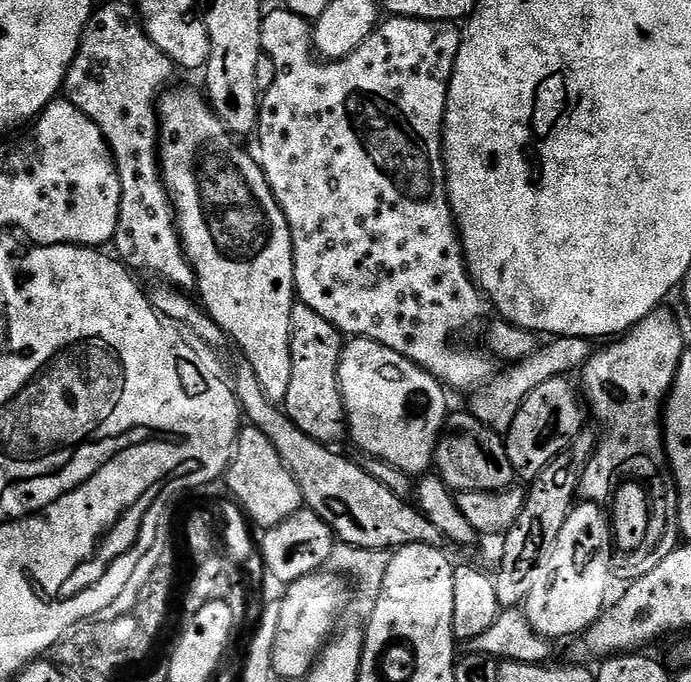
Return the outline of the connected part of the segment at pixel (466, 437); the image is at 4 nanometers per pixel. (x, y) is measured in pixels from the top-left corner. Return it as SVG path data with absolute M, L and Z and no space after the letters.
M471 414L449 415L440 442L436 446L434 468L440 479L456 494L503 492L514 484L510 458L506 458L504 436L482 426L482 422L475 420Z

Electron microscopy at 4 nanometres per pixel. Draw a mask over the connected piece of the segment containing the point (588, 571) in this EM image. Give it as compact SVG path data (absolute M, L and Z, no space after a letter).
M580 502L573 507L572 513L566 518L566 526L562 526L562 534L558 534L554 562L545 565L542 574L535 580L535 587L531 589L529 596L522 603L526 618L530 618L530 626L534 626L534 630L545 636L547 640L561 642L560 640L566 639L567 636L579 637L587 632L588 627L596 623L606 611L606 605L609 603L608 587L612 584L611 554L600 552L589 560L579 560L576 557L576 544L609 543L610 520L605 513L603 516L600 512L603 512L601 505L591 502Z

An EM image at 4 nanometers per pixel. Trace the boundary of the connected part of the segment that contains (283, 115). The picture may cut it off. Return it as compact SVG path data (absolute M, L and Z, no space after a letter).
M287 10L279 11L272 12L269 16L267 13L260 21L260 46L263 55L269 56L274 62L276 77L274 86L270 86L270 90L263 93L260 101L258 163L264 169L264 177L267 178L270 190L280 203L280 209L284 211L284 217L290 226L294 278L299 303L310 306L310 310L322 314L322 318L326 318L326 322L333 324L345 337L378 342L402 354L449 389L457 388L465 394L475 392L492 379L493 357L471 352L468 348L448 348L448 339L455 332L478 323L484 316L484 308L486 309L486 297L477 288L475 280L468 275L468 265L464 263L464 245L460 243L456 218L448 201L448 179L444 169L444 115L448 105L448 87L460 49L461 29L447 20L417 20L410 16L388 18L345 60L321 62L314 55L309 21Z

